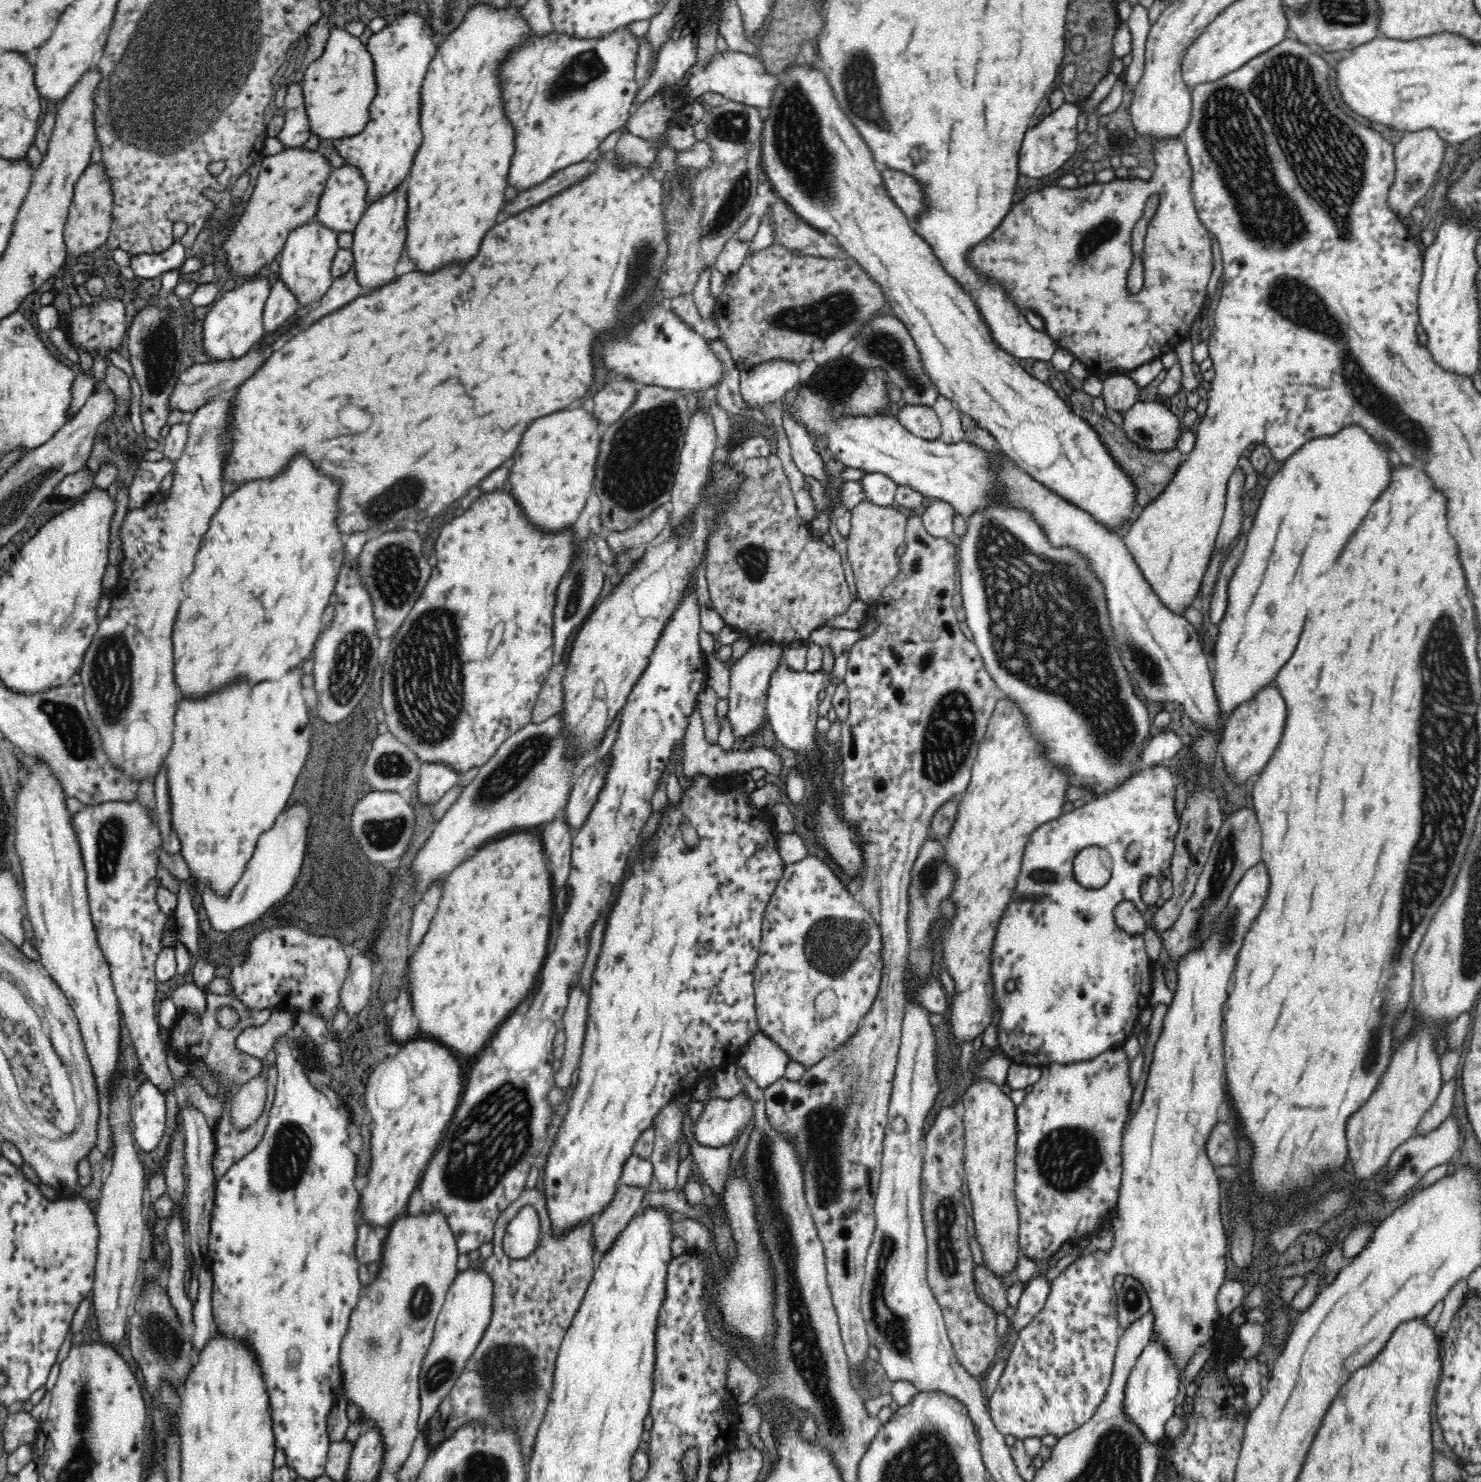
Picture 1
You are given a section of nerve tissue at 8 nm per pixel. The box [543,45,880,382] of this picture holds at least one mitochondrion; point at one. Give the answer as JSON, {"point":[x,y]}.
{"point":[798,144]}

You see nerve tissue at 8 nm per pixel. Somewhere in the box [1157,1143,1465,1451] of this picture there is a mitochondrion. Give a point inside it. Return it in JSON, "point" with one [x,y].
{"point":[1404,1164]}

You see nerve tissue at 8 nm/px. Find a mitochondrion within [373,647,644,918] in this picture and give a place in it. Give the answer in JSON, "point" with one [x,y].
{"point":[526,755]}

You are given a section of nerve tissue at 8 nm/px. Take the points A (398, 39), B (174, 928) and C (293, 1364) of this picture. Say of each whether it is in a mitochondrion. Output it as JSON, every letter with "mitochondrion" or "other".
{"A":"other","B":"other","C":"mitochondrion"}

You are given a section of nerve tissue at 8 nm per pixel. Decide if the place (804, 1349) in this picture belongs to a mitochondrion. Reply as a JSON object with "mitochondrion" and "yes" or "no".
{"mitochondrion":"yes"}

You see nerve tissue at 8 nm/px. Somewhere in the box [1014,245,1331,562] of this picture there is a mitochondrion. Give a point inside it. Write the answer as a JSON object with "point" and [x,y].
{"point":[1143,437]}

